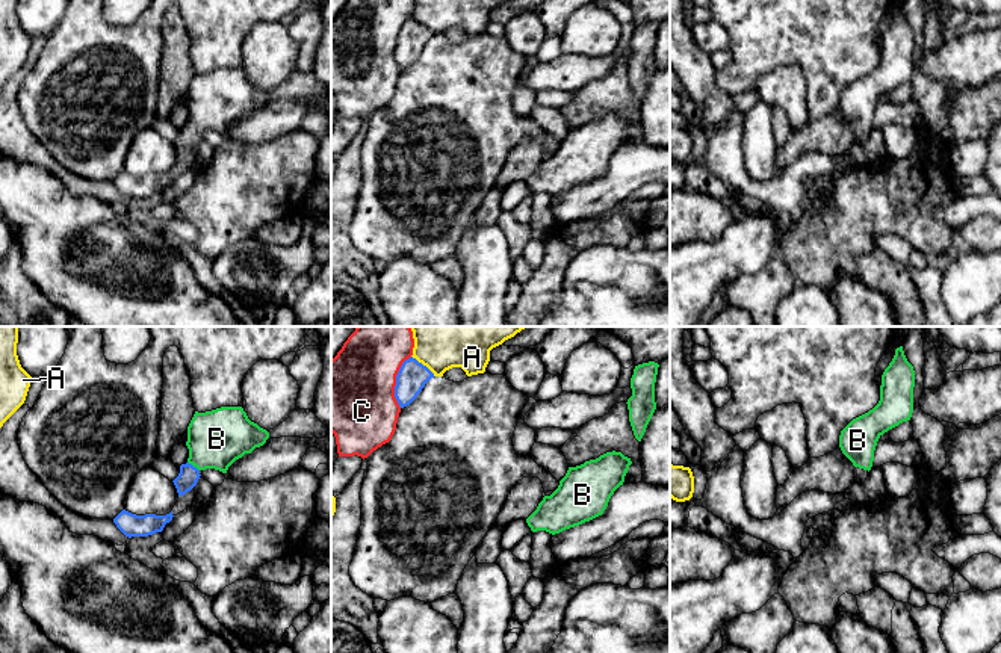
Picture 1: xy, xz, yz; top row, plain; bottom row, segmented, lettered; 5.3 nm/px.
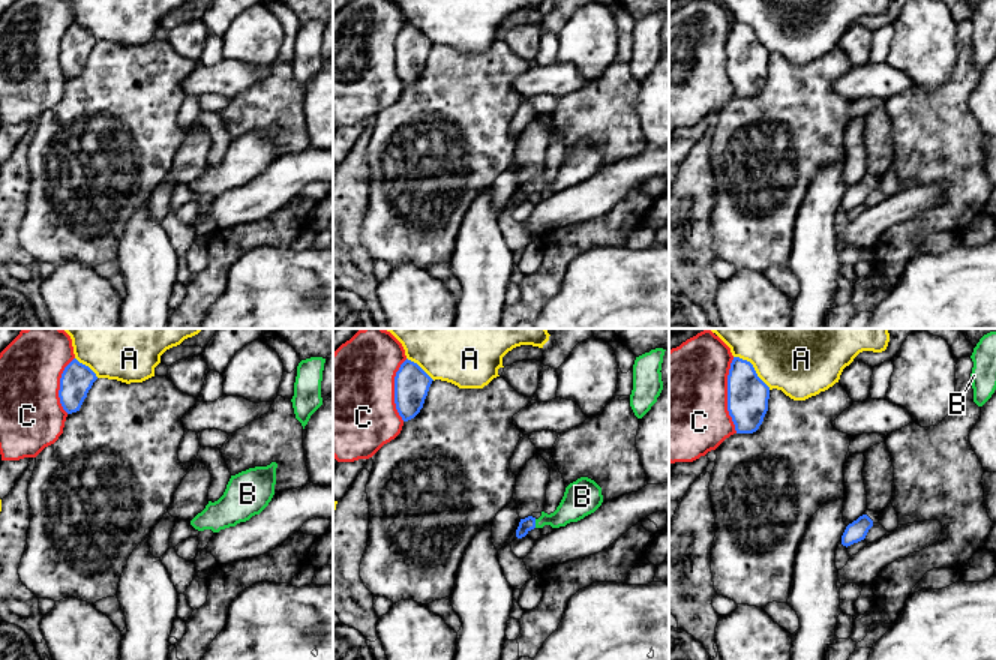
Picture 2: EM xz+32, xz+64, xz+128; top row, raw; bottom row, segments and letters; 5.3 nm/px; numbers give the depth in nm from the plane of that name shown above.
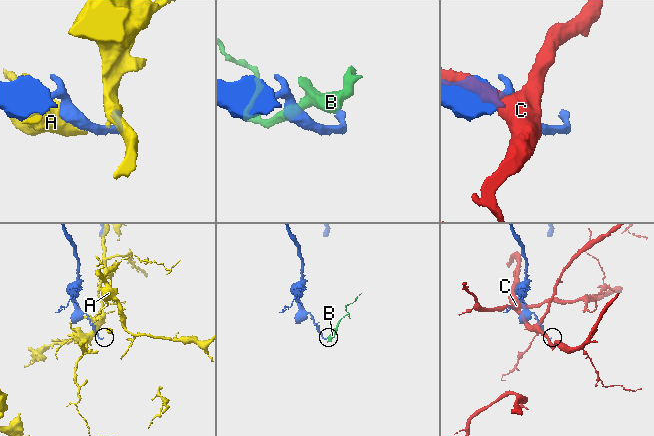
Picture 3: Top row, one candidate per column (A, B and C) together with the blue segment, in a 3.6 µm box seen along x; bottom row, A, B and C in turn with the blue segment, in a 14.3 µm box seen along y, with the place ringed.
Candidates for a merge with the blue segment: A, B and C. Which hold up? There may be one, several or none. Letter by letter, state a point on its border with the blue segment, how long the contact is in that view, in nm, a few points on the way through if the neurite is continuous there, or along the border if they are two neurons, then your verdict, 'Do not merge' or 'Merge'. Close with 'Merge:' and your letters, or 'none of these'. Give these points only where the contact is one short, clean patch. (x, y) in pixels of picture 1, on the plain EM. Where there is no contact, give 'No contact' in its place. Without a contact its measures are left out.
A: Touches blue at xz (422, 26). Shared border 170 nm. Do not merge
B: Touches blue at xy (192, 127). Shared border 80 nm. Path across: xy (189, 136), (192, 127), (216, 100). Merge
C: Touches blue at xz (396, 43). Shared border 280 nm. Do not merge
Merge: B

